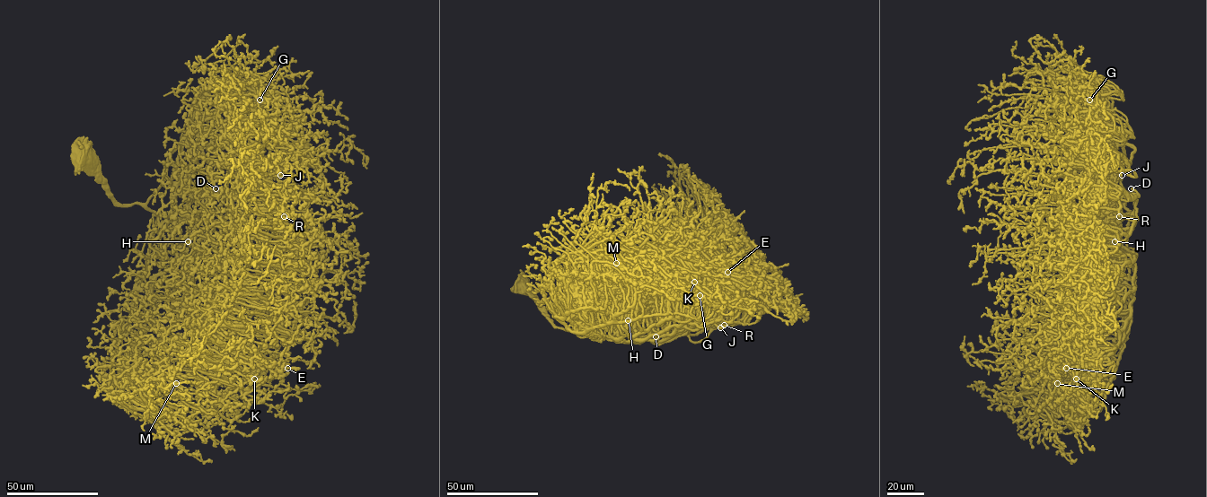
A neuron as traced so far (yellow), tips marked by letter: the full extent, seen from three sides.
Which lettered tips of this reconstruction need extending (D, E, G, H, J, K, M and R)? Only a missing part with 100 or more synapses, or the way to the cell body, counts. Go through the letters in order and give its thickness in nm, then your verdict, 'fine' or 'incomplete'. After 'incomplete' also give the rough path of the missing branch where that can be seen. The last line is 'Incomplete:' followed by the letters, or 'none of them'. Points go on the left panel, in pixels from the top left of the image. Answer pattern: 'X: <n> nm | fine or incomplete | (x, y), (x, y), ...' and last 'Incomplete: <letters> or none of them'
D: 340 nm | incomplete
E: 110 nm | fine
G: 200 nm | fine
H: 240 nm | fine
J: 380 nm | incomplete | (280, 175), (292, 179), (299, 178), (299, 166), (294, 161), (261, 153), (250, 153), (249, 147)
K: 200 nm | fine
M: 280 nm | fine
R: 160 nm | incomplete | (284, 216), (316, 210), (322, 214), (319, 204), (343, 204), (374, 232), (373, 241)
Incomplete: D, J, R

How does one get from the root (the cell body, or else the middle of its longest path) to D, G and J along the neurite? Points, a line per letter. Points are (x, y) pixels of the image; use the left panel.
D: (80, 156), (78, 159), (117, 202), (144, 204), (156, 213), (186, 208), (212, 196), (215, 188)
G: (80, 156), (117, 202), (145, 204), (171, 154), (211, 126), (227, 136), (242, 126), (253, 129), (259, 100)
J: (80, 156), (122, 204), (145, 204), (164, 178), (168, 157), (183, 144), (237, 173), (276, 170), (280, 175)

